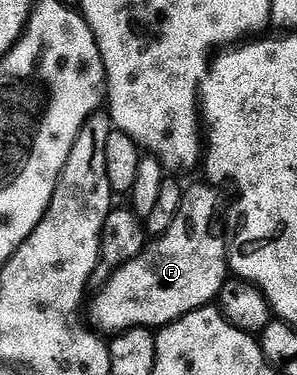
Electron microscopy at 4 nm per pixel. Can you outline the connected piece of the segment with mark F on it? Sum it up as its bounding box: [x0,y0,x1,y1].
[92,235,230,334]

